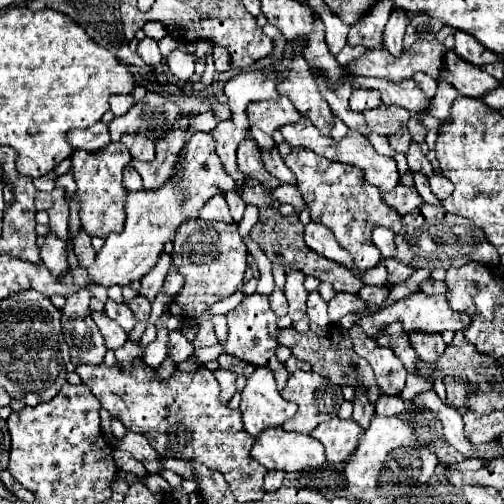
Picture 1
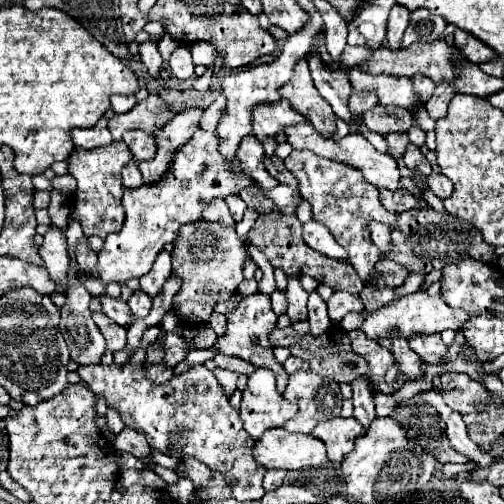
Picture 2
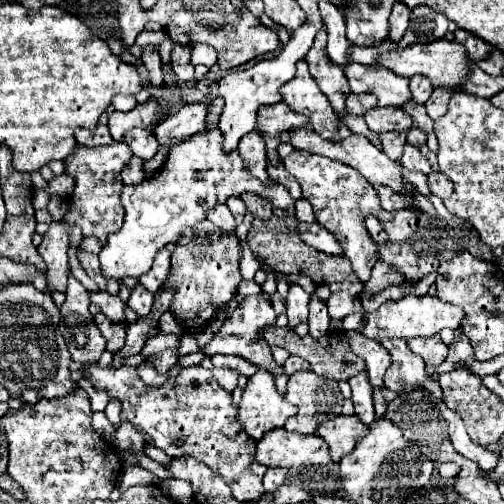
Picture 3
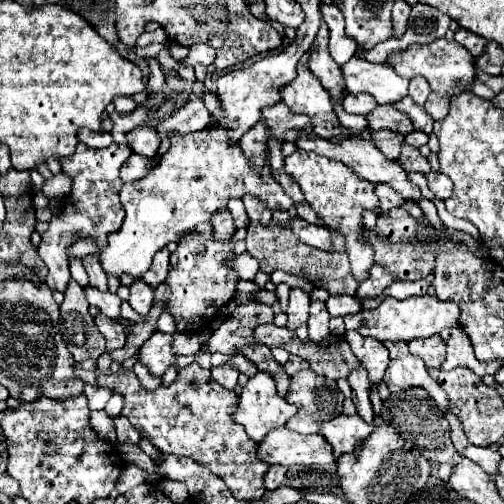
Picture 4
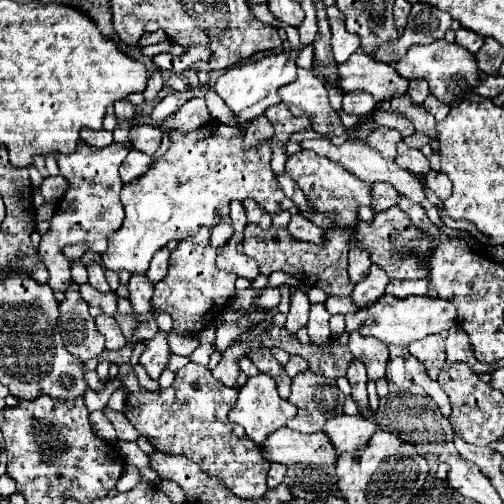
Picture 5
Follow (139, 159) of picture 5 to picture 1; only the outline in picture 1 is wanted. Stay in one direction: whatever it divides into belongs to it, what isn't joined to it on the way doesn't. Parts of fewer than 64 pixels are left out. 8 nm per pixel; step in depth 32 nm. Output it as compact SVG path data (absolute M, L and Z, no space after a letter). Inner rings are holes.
M128 164L124 168L124 188L126 190L140 190L142 188L142 180L140 174L136 172L136 168L132 164Z

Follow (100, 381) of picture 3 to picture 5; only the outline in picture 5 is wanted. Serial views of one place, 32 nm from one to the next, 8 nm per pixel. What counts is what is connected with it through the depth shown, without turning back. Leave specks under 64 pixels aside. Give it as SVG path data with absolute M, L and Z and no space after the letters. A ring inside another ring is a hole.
M188 362L176 372L174 384L166 390L148 392L142 390L136 375L131 372L124 377L122 390L126 392L124 414L138 434L146 436L150 444L168 454L182 454L208 474L226 484L232 494L248 500L264 496L268 490L266 474L270 462L264 458L264 450L248 440L240 428L228 422L228 410L236 402L238 390L218 382L206 366Z

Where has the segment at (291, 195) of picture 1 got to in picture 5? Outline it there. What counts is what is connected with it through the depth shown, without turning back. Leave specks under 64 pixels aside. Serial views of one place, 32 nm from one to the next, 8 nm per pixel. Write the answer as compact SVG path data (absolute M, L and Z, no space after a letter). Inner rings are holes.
M210 122L192 132L170 132L170 148L152 160L150 168L136 180L124 184L120 200L126 218L120 230L110 236L110 246L102 254L104 268L142 274L156 250L170 240L182 240L200 228L214 228L230 212L230 202L252 198L270 216L290 210L294 204L282 192L272 168L270 140L258 146L244 144L244 130L238 126Z

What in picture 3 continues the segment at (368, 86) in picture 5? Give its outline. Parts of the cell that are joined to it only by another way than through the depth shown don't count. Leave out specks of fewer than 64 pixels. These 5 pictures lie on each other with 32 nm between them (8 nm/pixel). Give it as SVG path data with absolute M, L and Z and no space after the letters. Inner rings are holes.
M348 62L344 66L344 74L348 80L348 86L352 92L370 92L378 98L380 106L400 106L406 100L410 100L409 79L396 76L394 72L390 72L384 66L370 66L370 64L362 64L362 62Z

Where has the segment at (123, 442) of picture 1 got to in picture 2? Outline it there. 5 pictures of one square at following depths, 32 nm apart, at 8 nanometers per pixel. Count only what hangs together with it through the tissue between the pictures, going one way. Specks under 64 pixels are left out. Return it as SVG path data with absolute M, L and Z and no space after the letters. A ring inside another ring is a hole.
M124 426L120 434L116 434L114 446L118 450L126 450L126 452L134 454L136 458L148 458L148 454L150 454L150 446L144 440L144 436L140 432L134 432L134 428L128 428L128 426Z

